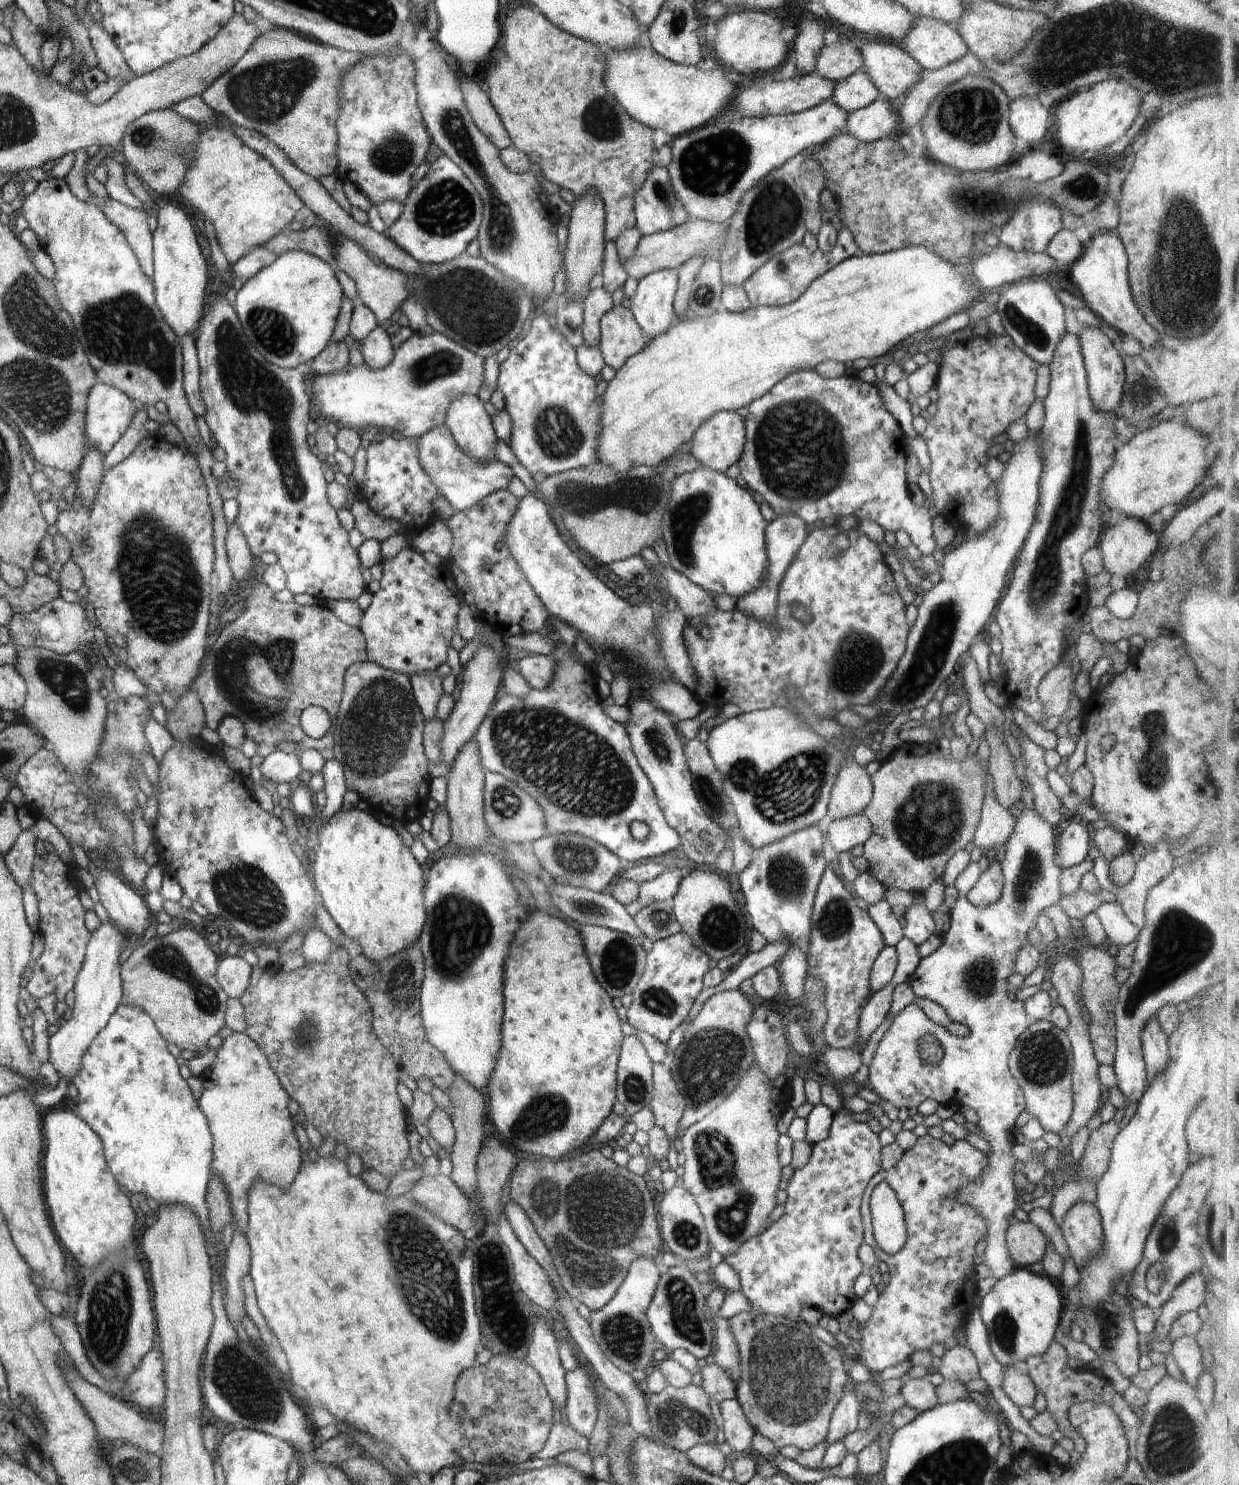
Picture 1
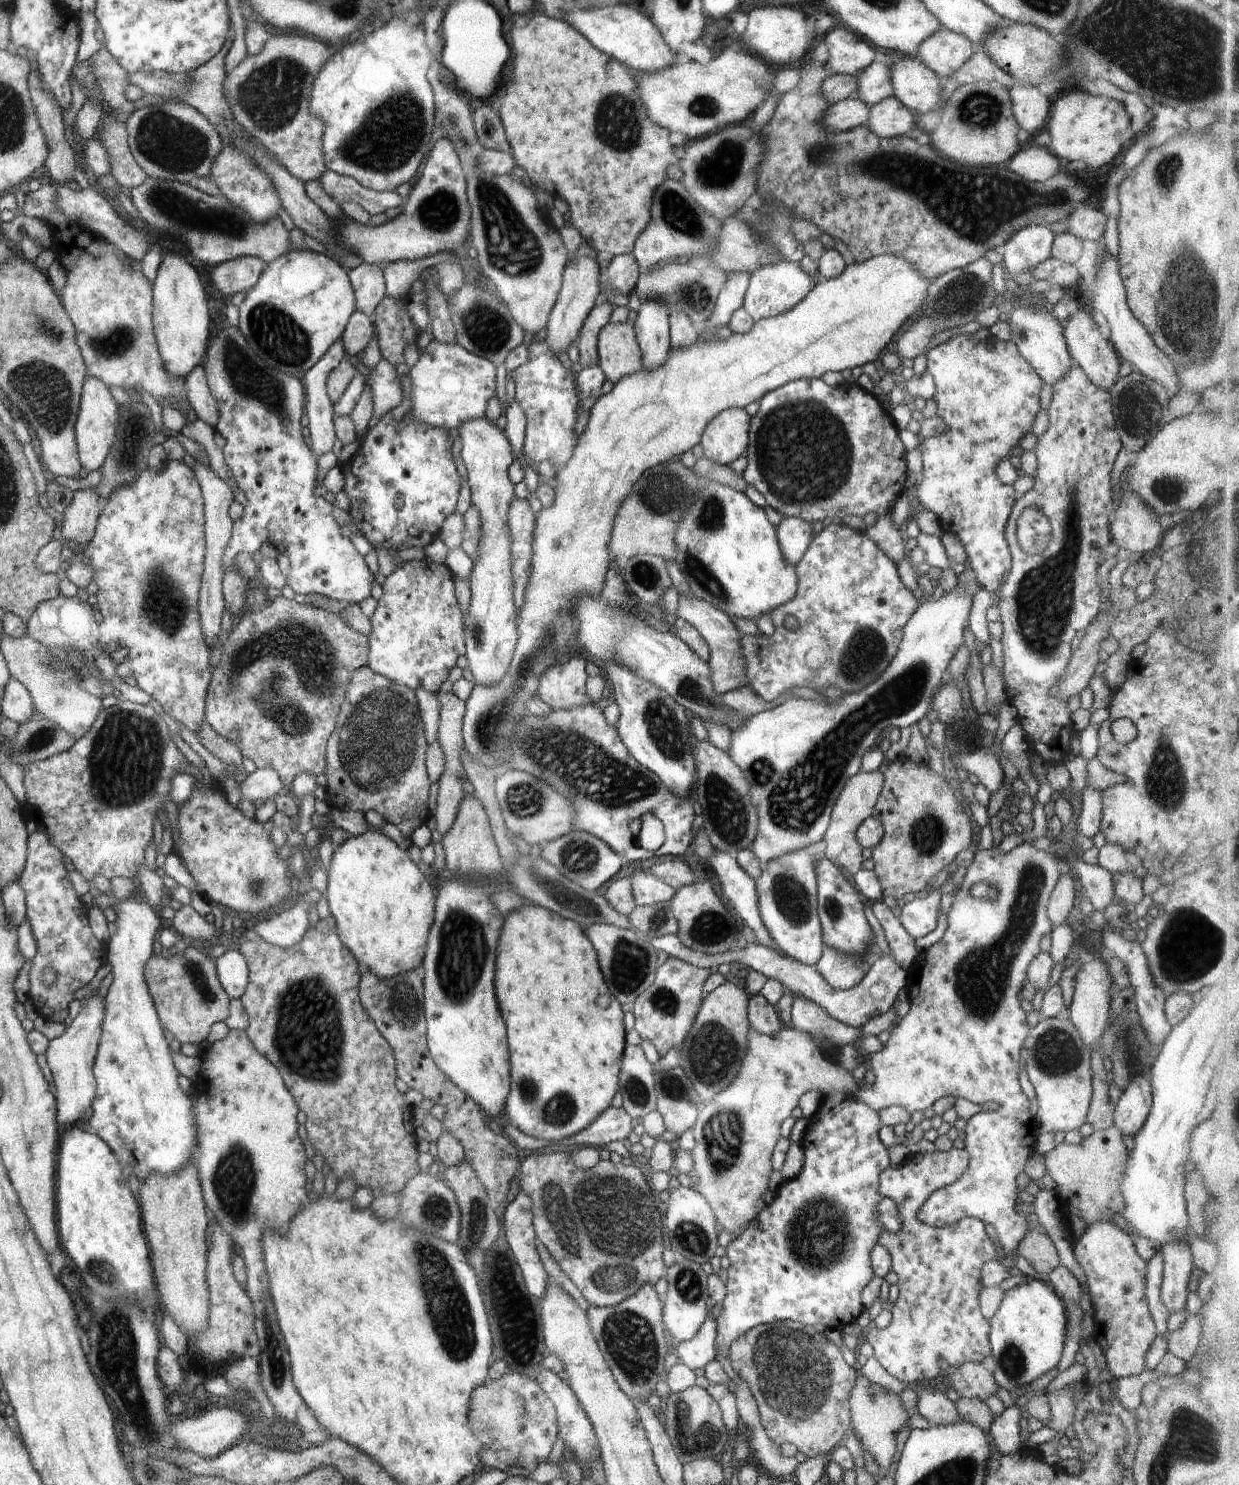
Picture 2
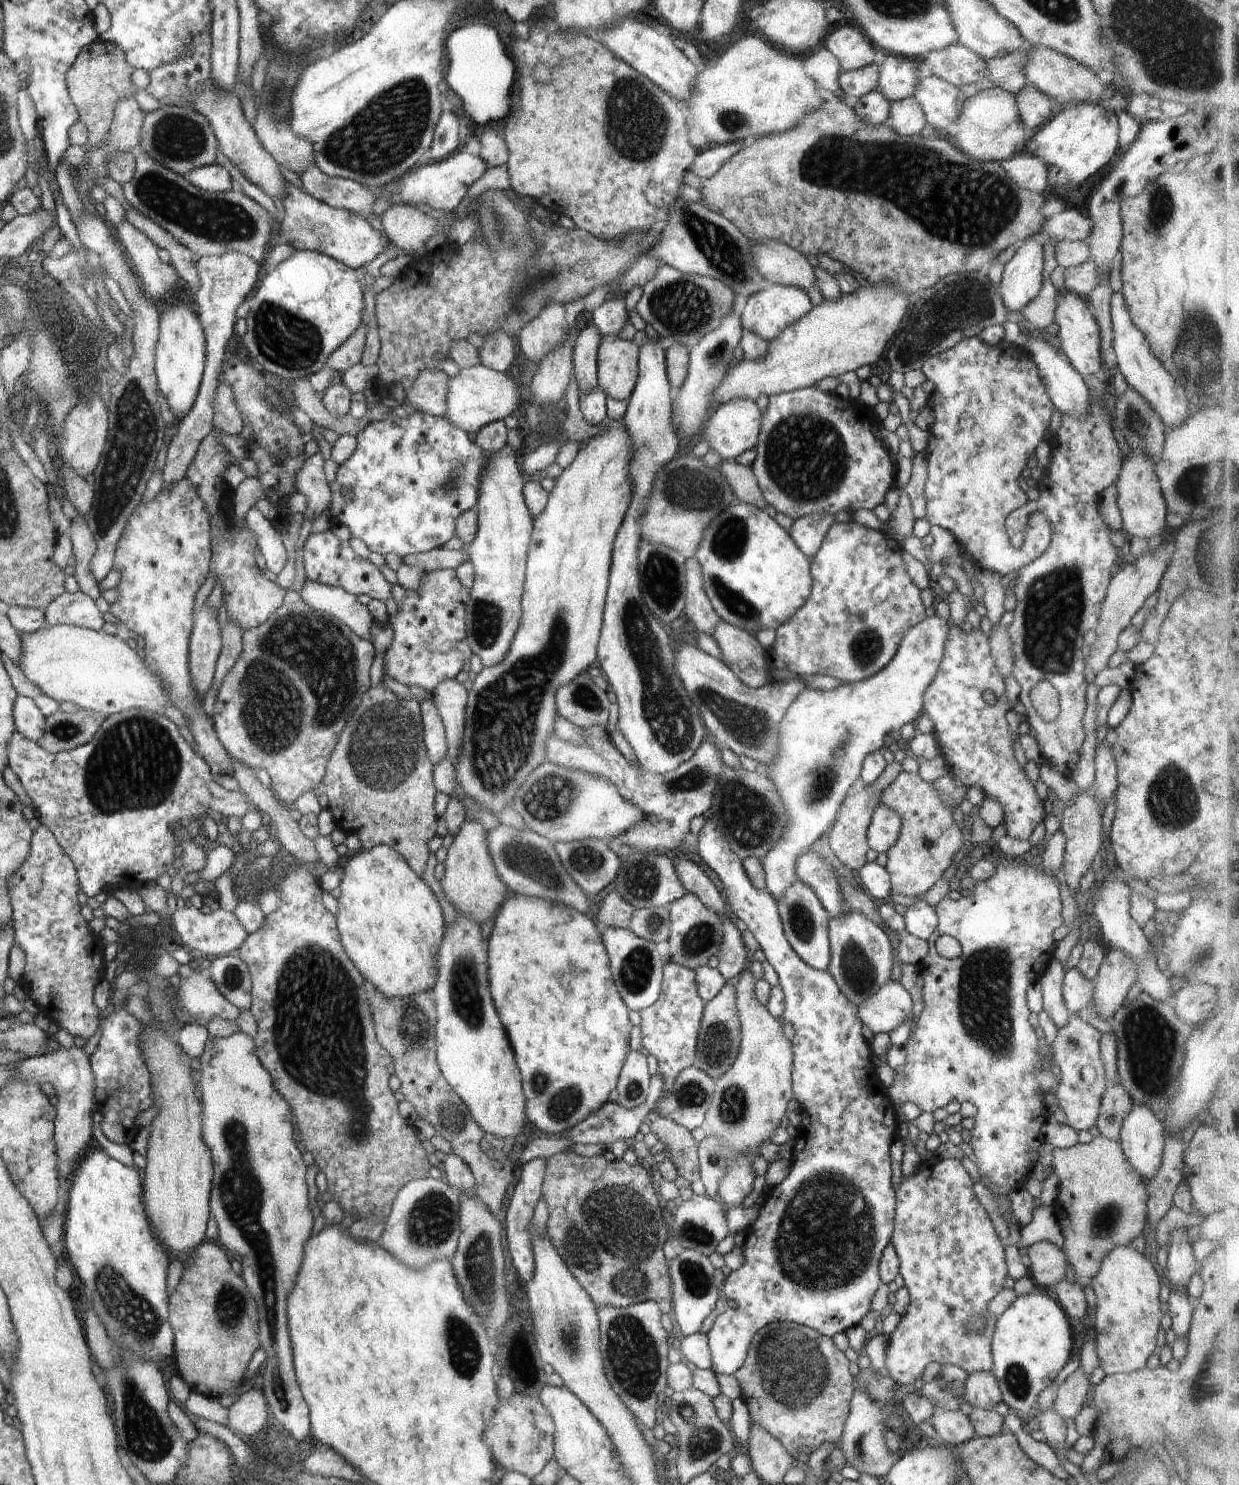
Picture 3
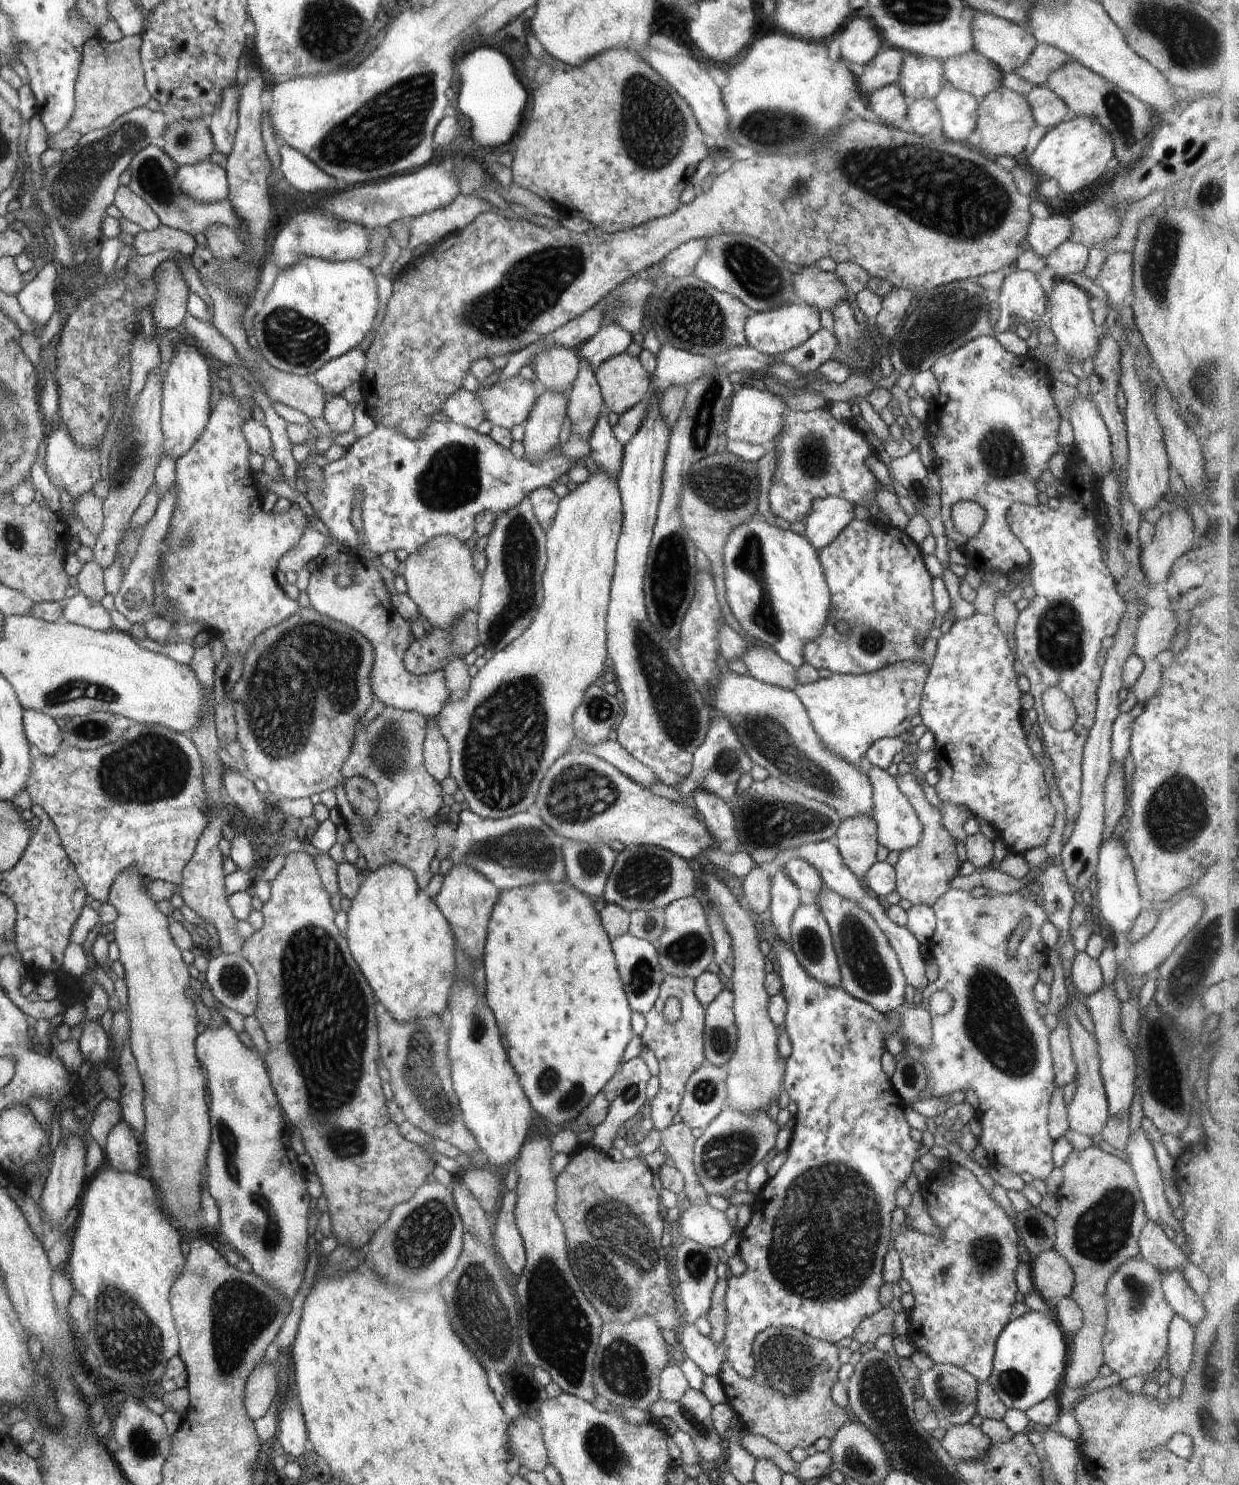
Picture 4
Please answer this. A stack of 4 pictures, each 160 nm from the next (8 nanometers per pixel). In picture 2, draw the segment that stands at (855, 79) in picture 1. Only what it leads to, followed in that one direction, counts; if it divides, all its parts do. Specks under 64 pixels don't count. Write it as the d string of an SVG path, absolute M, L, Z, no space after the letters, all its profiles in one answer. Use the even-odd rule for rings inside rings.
M879 58L857 75L856 96L868 106L894 96L890 62Z

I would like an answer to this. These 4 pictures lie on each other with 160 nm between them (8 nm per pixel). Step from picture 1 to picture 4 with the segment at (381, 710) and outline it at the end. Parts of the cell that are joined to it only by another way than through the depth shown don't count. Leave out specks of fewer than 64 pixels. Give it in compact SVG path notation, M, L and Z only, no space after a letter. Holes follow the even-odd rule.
M384 706L382 713L366 727L359 725L356 728L350 754L340 768L342 783L333 789L343 824L358 847L359 854L366 859L366 870L376 870L384 864L396 862L414 872L416 882L424 890L433 876L430 863L440 845L435 830L442 819L440 810L444 806L441 783L432 778L424 763L425 729L426 717L422 714ZM356 776L368 778L377 791L378 812L374 824L370 826L360 822L345 794L343 782Z

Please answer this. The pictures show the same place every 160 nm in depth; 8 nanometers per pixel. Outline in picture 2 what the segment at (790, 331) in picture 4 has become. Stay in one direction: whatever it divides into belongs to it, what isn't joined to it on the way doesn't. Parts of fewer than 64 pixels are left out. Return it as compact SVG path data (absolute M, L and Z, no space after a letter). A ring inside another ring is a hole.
M782 260L774 265L768 265L759 271L754 271L749 278L742 307L753 318L753 322L781 315L800 304L806 295L814 288L810 276L800 269L800 264Z

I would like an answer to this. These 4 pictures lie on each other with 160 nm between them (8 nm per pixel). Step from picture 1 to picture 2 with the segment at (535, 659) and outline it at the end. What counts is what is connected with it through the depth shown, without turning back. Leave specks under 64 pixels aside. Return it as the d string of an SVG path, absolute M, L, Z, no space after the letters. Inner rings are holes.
M580 655L548 667L539 678L537 696L554 711L570 710L595 704L603 710L607 702L592 703L586 693L586 662Z

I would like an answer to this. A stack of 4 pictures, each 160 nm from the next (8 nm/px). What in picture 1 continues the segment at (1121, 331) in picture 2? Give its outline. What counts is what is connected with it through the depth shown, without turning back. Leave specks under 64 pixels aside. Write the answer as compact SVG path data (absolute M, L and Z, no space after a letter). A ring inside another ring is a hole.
M1117 228L1108 232L1106 230L1096 232L1094 236L1088 238L1087 243L1090 244L1089 247L1083 248L1082 256L1069 268L1072 280L1080 289L1086 305L1109 328L1121 332L1124 337L1138 340L1144 350L1160 344L1163 341L1162 336L1158 336L1158 332L1144 319L1132 297L1128 275L1128 256L1124 242L1118 236Z

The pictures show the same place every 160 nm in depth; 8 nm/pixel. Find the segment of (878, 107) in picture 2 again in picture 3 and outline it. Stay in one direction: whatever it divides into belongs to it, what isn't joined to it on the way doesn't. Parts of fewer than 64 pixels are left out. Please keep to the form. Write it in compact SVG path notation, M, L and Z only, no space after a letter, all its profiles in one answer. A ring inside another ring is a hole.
M914 97L891 101L885 125L899 135L907 137L920 135L926 123L927 118Z

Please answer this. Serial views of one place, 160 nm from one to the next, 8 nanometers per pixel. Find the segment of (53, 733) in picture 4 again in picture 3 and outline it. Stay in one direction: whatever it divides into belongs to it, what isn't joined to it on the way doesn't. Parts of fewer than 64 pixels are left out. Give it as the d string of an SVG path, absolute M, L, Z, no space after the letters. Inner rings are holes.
M22 695L16 697L13 717L17 731L26 736L28 740L36 743L43 737L47 718L42 715L31 697Z

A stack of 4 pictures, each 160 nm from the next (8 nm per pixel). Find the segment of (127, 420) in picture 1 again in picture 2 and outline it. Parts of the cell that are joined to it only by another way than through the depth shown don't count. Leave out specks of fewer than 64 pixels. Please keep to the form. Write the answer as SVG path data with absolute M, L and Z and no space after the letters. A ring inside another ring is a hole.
M88 374L83 384L79 413L75 424L75 439L82 468L94 472L103 465L116 438L118 417L119 404L112 397L109 388L95 376Z

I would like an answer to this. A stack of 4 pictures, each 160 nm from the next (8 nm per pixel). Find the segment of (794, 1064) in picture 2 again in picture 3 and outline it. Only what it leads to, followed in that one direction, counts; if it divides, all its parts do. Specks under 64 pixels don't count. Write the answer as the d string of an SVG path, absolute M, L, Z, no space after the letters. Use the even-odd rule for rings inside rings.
M750 967L738 975L736 989L736 1010L741 1024L741 1043L738 1056L734 1059L731 1067L724 1072L715 1082L715 1091L711 1105L705 1114L704 1122L701 1124L705 1136L717 1136L728 1143L733 1156L727 1159L727 1173L719 1182L717 1193L722 1198L724 1208L730 1206L741 1206L744 1198L752 1192L754 1179L757 1174L752 1172L752 1162L759 1156L759 1144L771 1142L770 1135L780 1126L780 1120L786 1116L786 1106L793 1099L791 1089L791 1070L793 1067L793 1052L791 1041L784 1034L783 1026L768 1009L757 1001L754 989L757 979L752 975Z

